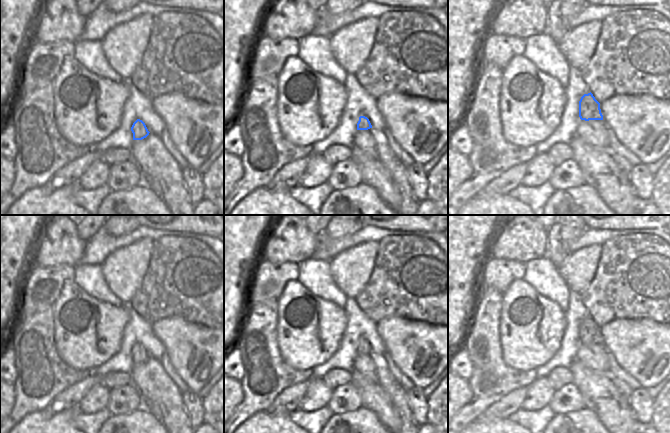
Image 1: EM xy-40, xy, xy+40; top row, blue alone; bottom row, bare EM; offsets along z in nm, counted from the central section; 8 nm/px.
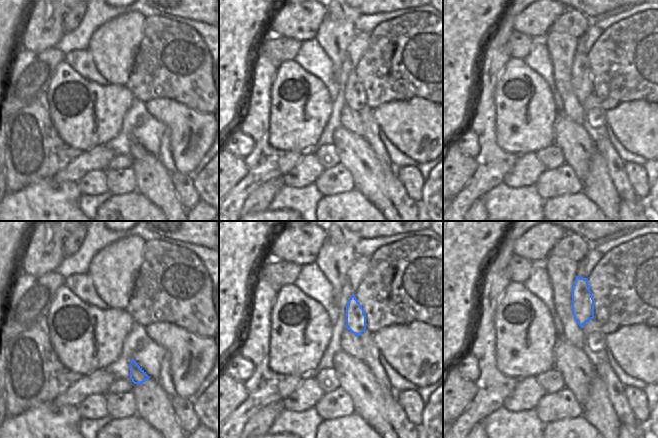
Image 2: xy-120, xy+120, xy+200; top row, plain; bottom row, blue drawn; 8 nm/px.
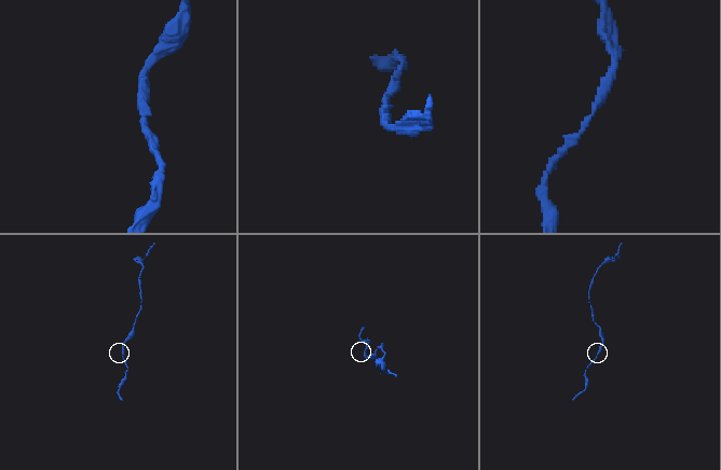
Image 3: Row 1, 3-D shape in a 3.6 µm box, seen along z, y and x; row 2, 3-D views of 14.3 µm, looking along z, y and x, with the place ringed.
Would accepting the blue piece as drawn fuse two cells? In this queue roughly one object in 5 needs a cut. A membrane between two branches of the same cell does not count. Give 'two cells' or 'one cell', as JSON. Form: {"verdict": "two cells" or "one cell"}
{"verdict": "one cell"}

